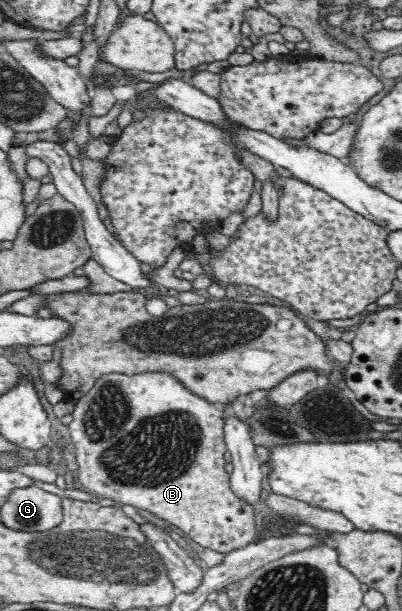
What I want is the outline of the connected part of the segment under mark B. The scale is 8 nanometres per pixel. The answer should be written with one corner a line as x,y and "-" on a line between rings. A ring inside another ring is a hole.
145,371
145,373
137,373
137,375
107,373
101,375
93,383
93,387
81,399
78,399
71,415
73,420
68,427
69,432
71,432
71,445
75,447
79,482
95,499
109,498
119,502
119,504
131,505
137,510
150,512
175,530
191,537
201,547
209,547
209,549
219,551
219,553
226,554
230,551
244,548
250,543
255,543
258,527
255,526
254,507
249,503
240,501
235,496
235,493
231,490
230,476
225,471
225,464
227,463
225,461
225,453
228,450
224,441
223,405
221,403
211,403
195,395
168,371

